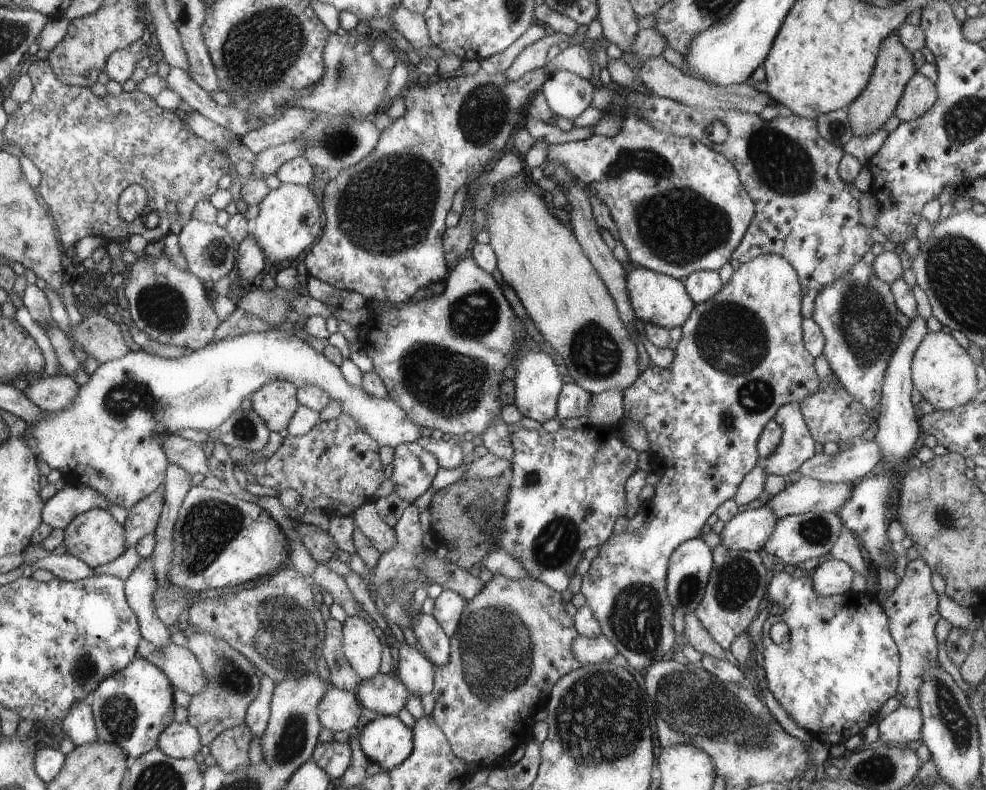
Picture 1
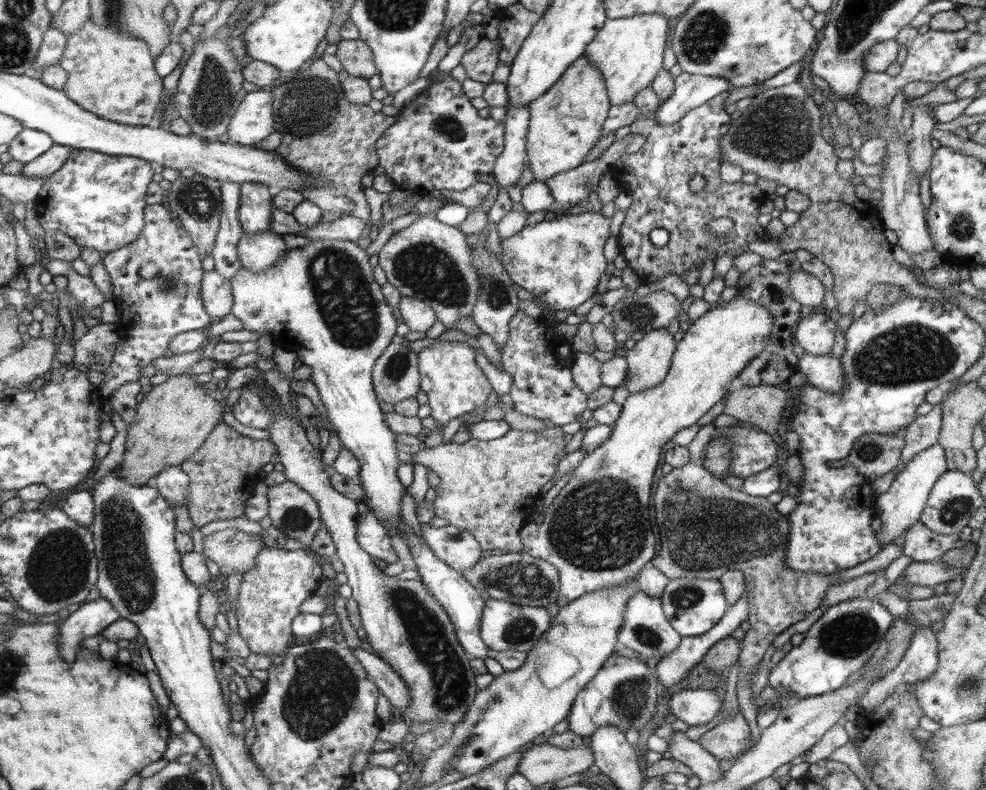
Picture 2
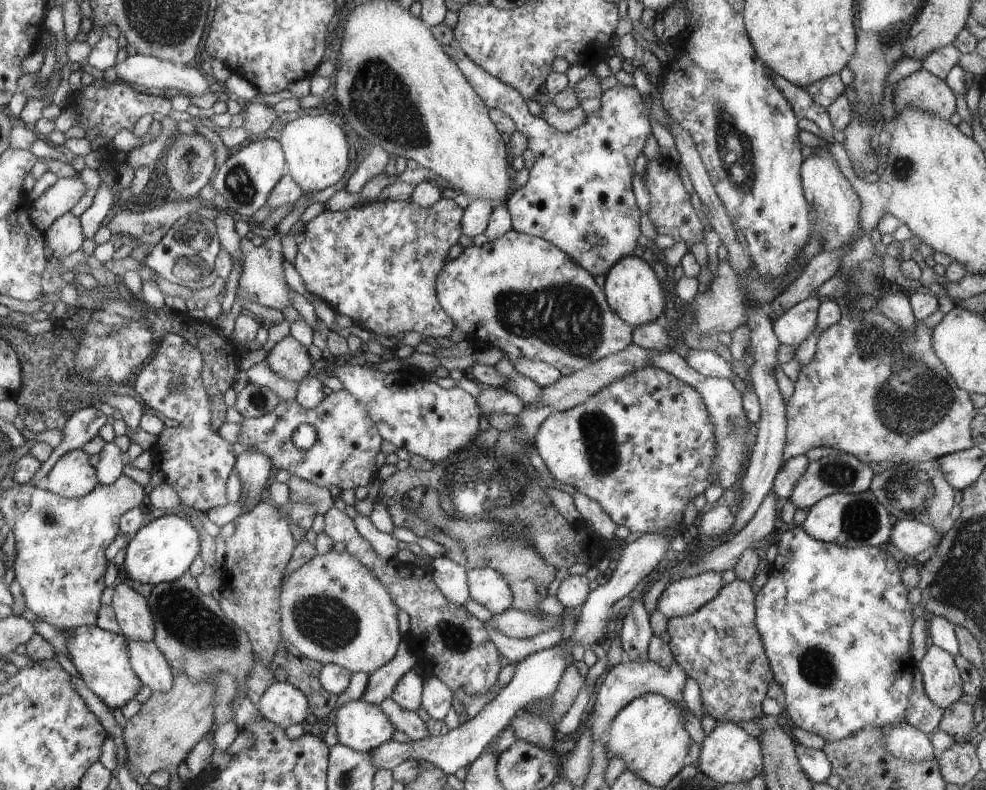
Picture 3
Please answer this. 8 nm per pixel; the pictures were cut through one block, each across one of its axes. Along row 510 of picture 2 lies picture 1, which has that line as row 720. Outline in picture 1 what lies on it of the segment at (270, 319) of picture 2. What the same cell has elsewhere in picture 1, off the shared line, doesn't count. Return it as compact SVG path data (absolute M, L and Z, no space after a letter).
M374 715L361 732L364 754L370 762L391 771L405 762L412 752L412 730L392 715Z

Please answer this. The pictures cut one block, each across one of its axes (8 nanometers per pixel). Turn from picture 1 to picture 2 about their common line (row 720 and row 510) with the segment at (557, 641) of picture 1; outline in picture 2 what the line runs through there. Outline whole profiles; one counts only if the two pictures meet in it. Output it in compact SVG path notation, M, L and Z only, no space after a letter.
M560 426L546 428L542 432L526 432L510 429L504 436L496 440L482 441L471 438L462 443L441 443L432 448L424 447L413 456L413 464L422 464L434 470L441 478L436 498L433 501L435 516L445 518L450 525L469 530L478 540L482 550L505 550L507 553L522 553L520 528L524 526L526 516L534 512L536 500L539 500L542 486L550 482L552 474L556 474L556 464L560 464L564 452L564 434Z

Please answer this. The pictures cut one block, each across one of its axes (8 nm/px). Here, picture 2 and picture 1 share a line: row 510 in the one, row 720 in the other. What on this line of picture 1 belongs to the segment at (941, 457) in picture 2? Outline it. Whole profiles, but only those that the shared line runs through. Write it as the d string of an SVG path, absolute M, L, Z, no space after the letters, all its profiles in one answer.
M900 705L894 712L879 719L879 741L881 745L905 746L921 738L924 717L918 709Z

